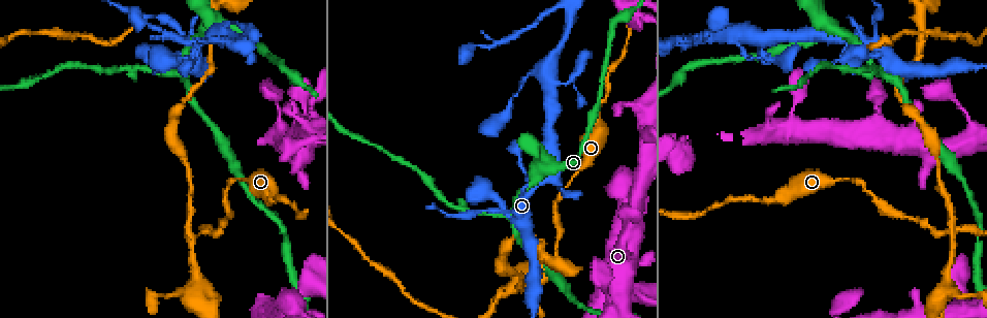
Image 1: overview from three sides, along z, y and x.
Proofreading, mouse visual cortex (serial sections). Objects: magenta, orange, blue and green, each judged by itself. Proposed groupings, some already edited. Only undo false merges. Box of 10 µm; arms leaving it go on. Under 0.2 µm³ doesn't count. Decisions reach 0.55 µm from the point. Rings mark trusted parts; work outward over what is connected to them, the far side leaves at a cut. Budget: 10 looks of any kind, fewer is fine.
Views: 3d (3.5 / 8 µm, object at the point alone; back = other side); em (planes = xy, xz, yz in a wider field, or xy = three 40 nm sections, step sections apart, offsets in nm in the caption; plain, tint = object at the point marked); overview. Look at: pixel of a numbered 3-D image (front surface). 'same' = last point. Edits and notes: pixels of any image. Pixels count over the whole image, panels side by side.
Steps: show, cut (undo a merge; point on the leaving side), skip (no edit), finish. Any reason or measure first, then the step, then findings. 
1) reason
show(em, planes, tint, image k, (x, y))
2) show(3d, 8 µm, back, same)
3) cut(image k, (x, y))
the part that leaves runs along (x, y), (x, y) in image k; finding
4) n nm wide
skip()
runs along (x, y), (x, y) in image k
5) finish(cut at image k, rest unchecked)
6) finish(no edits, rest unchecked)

abrupt turn
show(3d, 3.5 µm, image 1, (278, 117))

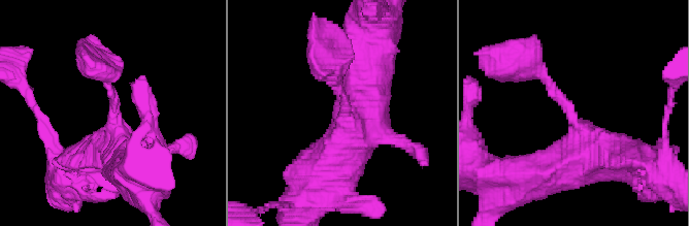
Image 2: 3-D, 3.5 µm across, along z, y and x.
shape alone is not enough
show(em, planes, tint, image 2, (345, 109))

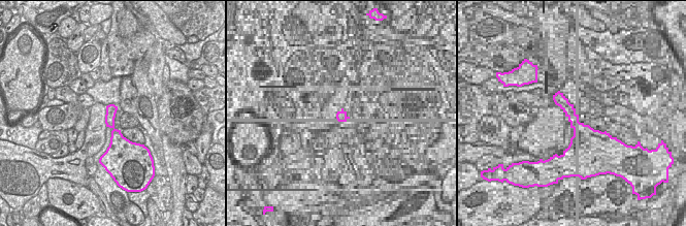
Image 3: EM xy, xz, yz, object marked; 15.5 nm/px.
cut it another way
show(em, xy, step 3, tint, same)

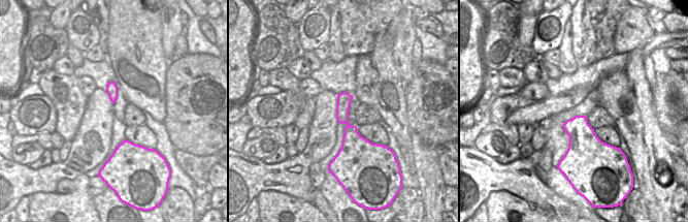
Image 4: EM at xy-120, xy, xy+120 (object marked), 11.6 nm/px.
skip()
runs along (345, 94), (350, 152) in image 4; all the same cell

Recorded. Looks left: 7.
two arms in line, one across
show(3d, 3.5 µm, image 1, (511, 215))

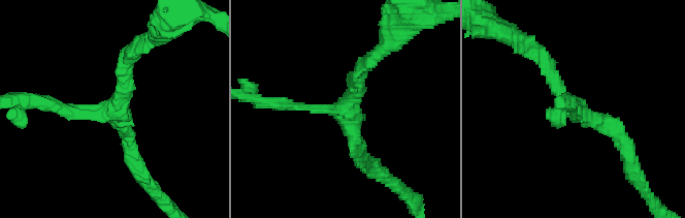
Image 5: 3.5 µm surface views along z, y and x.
3 arms; arms of 150, 200, 250 nm
show(em, xy, step 1, tint, image 5, (116, 107))

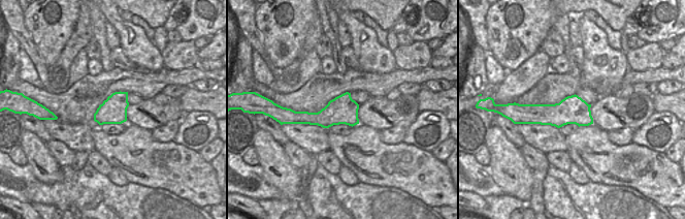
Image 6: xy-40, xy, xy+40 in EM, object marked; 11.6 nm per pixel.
show(em, xy, step 5, tint, same)

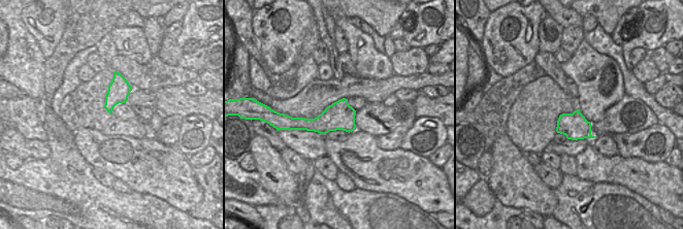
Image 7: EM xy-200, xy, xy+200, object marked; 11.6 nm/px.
340 nm wide
skip()
runs along (536, 55), (576, 108), (626, 147) in image 5; all the same cell

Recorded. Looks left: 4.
three-way junction
show(3d, 3.5 µm, image 1, (738, 35))

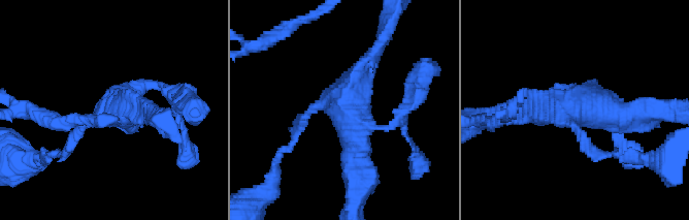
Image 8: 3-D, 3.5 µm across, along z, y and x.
shape alone is not enough
show(em, xy, step 5, tint, image 8, (110, 108))

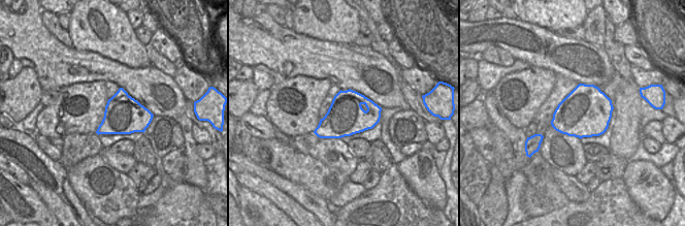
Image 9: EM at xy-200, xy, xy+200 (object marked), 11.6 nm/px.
500 nm wide
skip()
runs along (355, 173), (341, 96), (376, 52) in image 8; continuous, no second cell

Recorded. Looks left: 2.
four arms meet
show(3d, 3.5 µm, image 1, (196, 235))

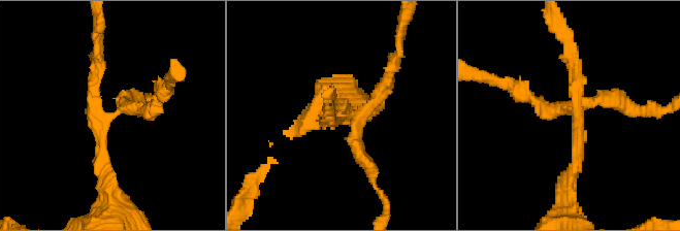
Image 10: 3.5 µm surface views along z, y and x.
4 arms; arms of 150, 200, 200, 200 nm
show(em, planes, tint, image 10, (345, 114))

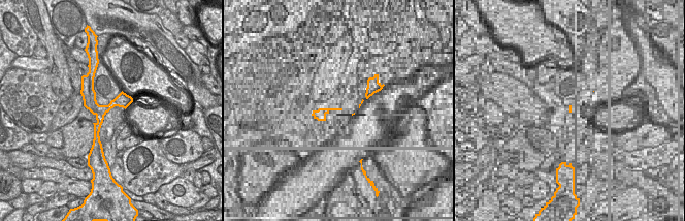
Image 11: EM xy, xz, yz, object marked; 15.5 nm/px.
cut(image 10, (318, 114))
the part that leaves runs along (115, 111), (99, 127), (111, 203) in image 10; a second cell is stuck on

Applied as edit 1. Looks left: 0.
finish(cut at image 10, rest unchecked)

